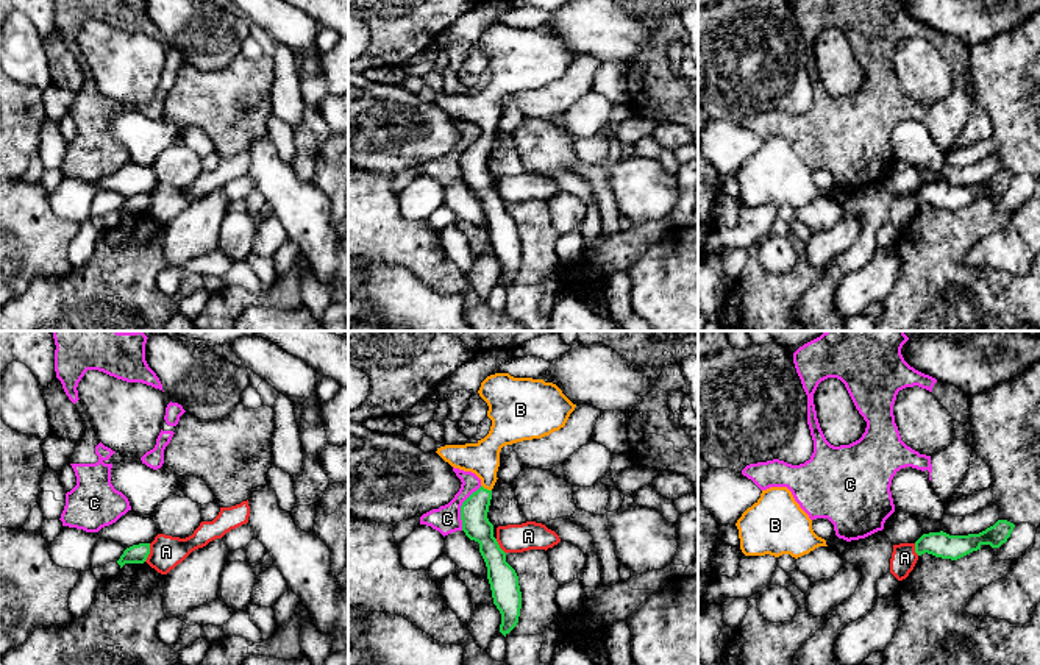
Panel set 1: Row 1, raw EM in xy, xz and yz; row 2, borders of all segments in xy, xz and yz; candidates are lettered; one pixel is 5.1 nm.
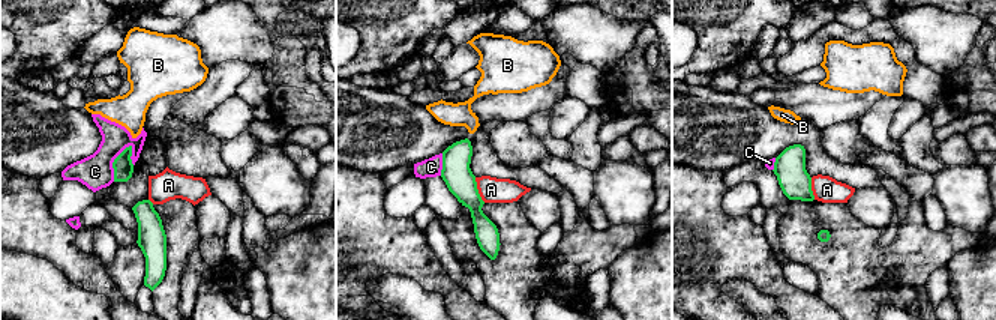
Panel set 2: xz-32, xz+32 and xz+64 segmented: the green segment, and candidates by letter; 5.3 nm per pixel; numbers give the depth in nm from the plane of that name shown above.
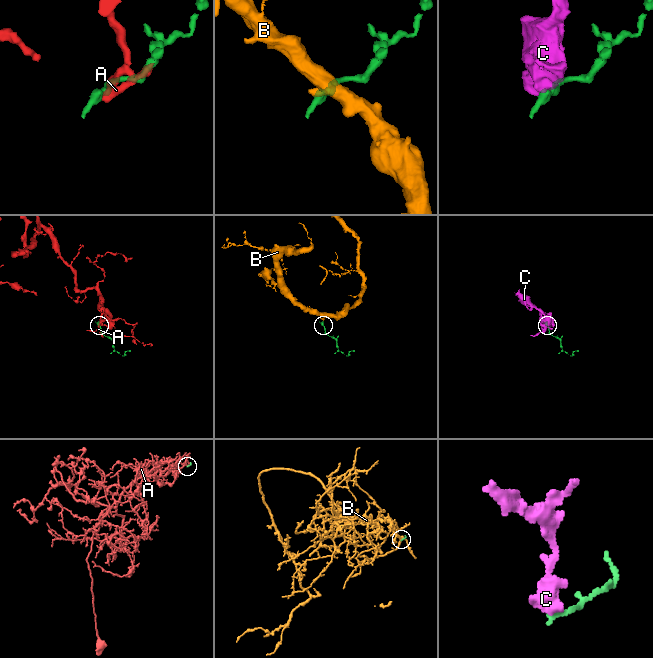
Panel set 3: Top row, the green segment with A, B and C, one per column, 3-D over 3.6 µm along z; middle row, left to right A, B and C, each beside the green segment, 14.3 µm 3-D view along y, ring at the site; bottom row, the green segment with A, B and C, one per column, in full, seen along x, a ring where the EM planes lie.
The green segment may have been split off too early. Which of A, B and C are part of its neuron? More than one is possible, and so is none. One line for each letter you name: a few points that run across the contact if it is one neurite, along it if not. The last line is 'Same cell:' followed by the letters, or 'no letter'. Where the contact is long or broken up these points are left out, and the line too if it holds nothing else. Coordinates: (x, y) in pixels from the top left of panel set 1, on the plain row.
B: line xz (473, 163), (486, 139), (483, 110)
Same cell: B

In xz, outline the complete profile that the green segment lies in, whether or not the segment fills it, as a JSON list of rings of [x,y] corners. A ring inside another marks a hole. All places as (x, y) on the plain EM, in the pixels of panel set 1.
[[[509,23],[487,27],[478,44],[489,56],[489,84],[476,94],[445,95],[436,103],[451,117],[472,122],[481,130],[481,137],[461,156],[462,181],[479,194],[493,254],[501,264],[500,283],[506,287],[518,273],[522,242],[518,226],[506,212],[506,203],[493,187],[493,175],[487,169],[492,139],[498,130],[500,101],[506,95],[559,81],[576,55],[553,33],[514,28]]]

